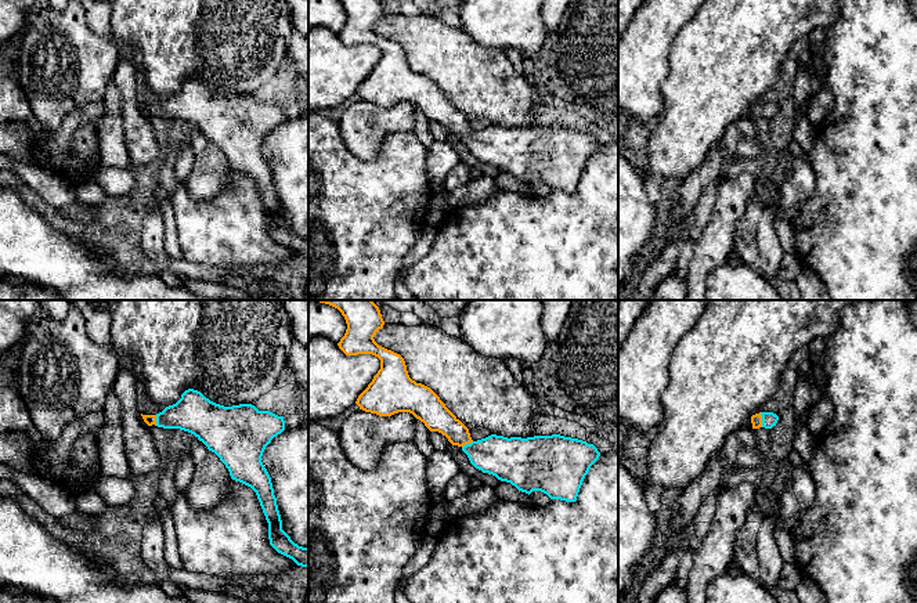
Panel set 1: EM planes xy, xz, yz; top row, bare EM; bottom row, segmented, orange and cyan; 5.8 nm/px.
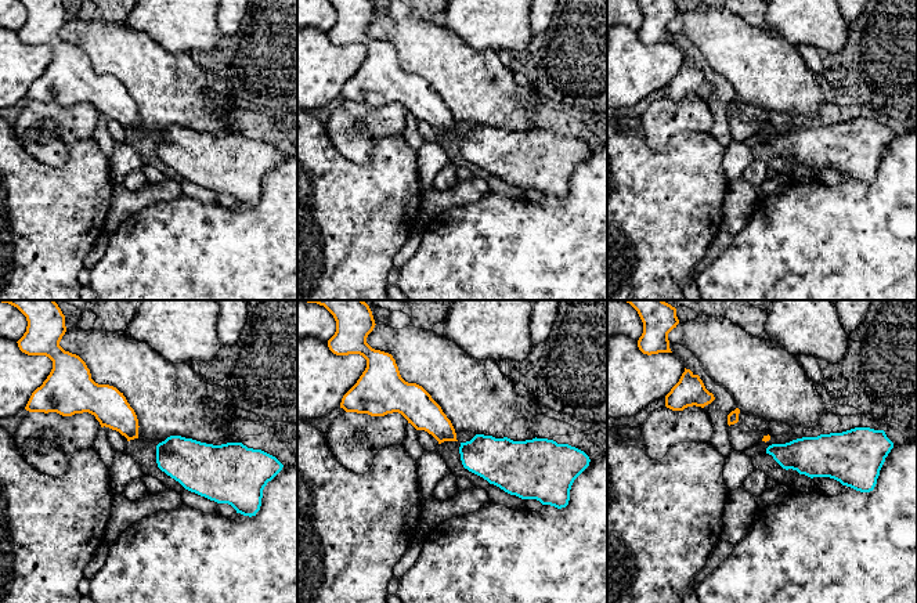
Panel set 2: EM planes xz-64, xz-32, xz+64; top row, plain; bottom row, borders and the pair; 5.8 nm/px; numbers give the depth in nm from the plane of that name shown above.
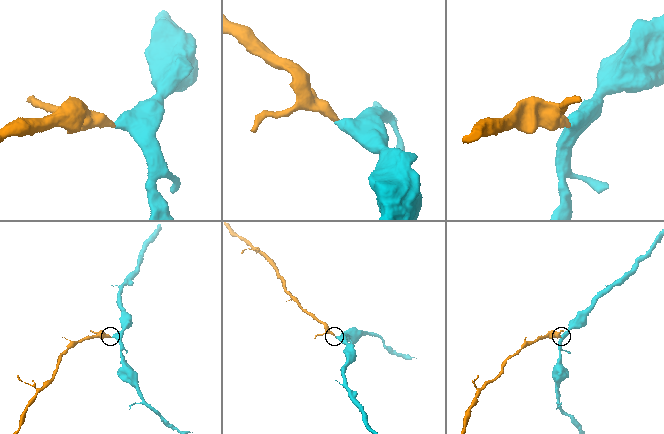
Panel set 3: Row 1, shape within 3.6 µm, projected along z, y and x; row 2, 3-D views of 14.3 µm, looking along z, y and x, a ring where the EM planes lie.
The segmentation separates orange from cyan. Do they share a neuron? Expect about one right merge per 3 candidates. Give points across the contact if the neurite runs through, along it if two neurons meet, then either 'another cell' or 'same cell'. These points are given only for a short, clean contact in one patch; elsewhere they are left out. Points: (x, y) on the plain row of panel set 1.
runs through yz (755, 109), (761, 109), (769, 109); same cell

